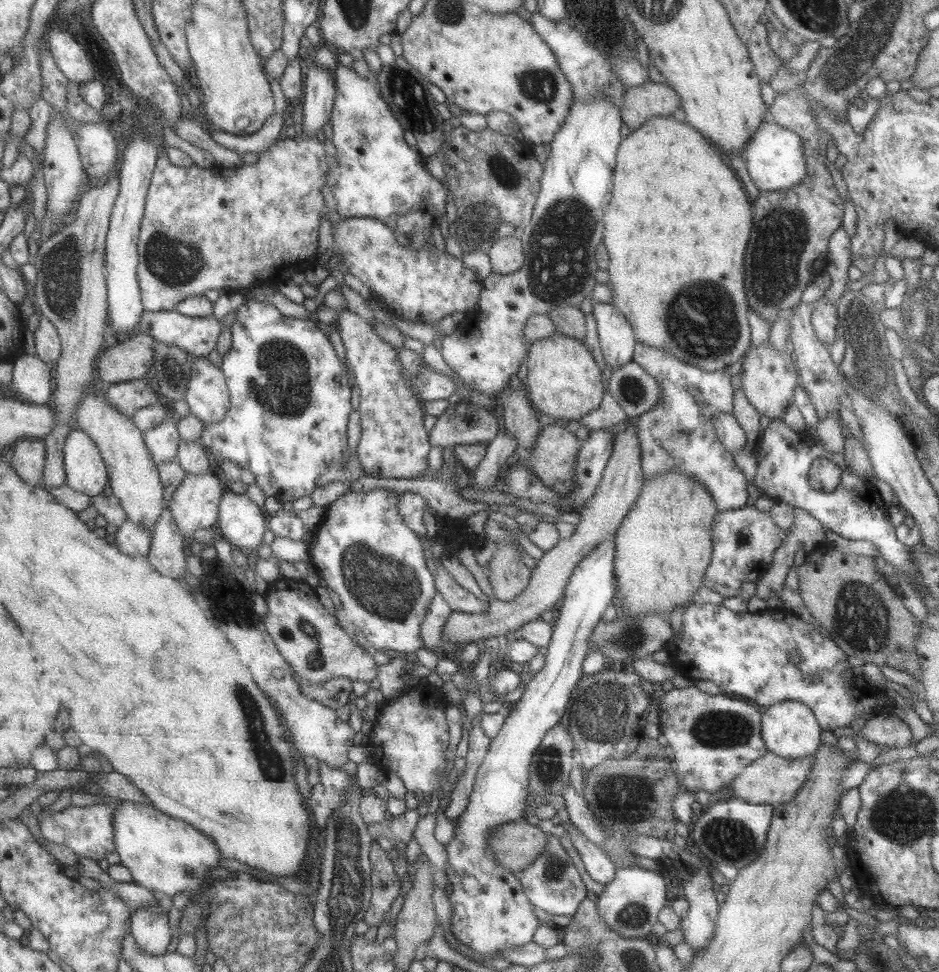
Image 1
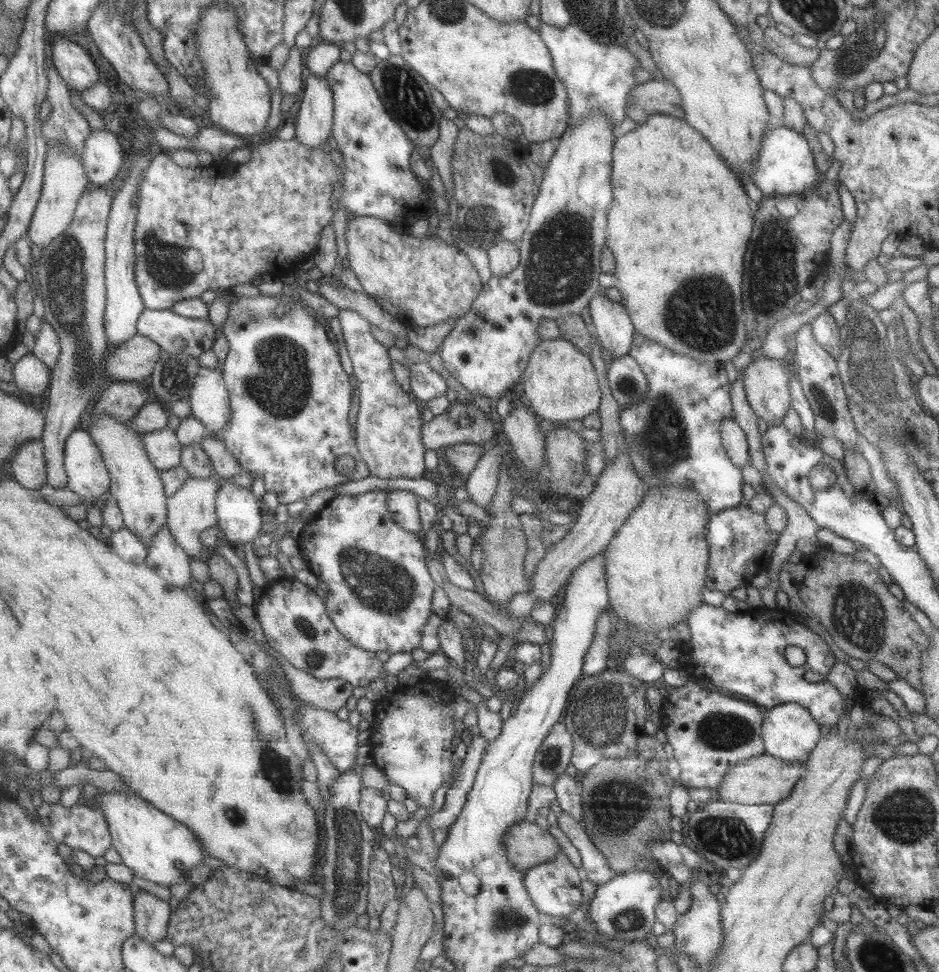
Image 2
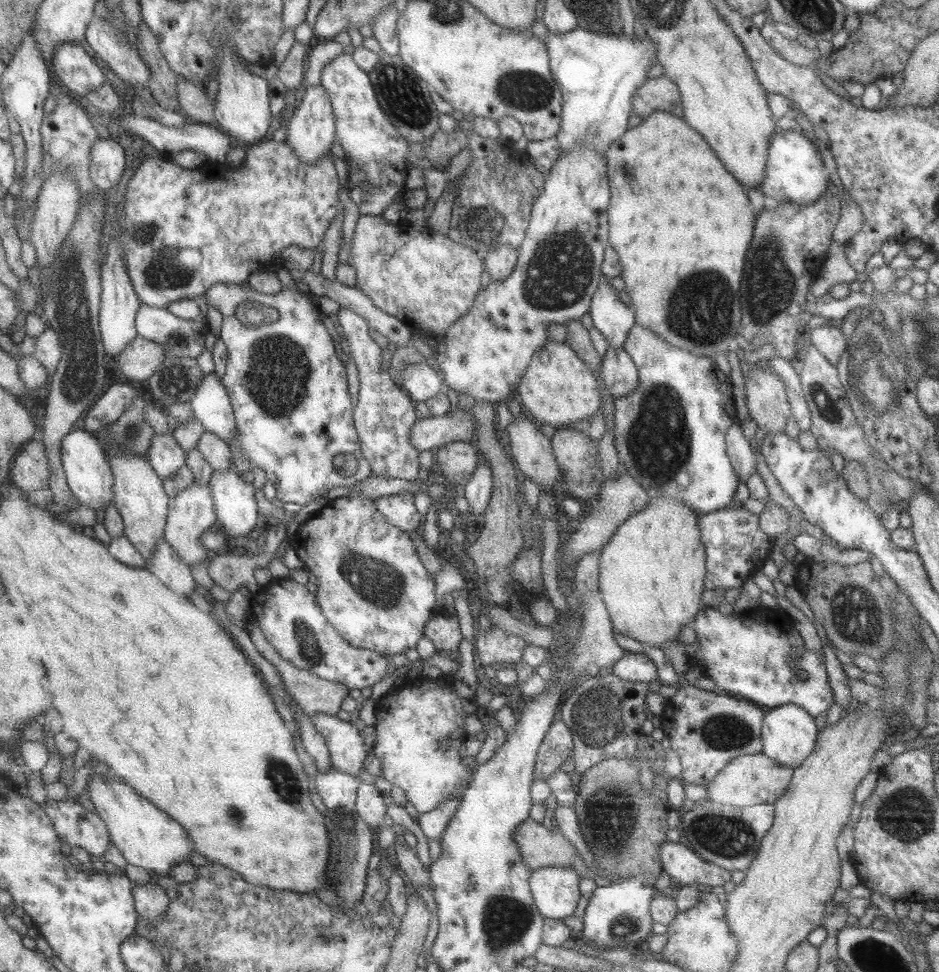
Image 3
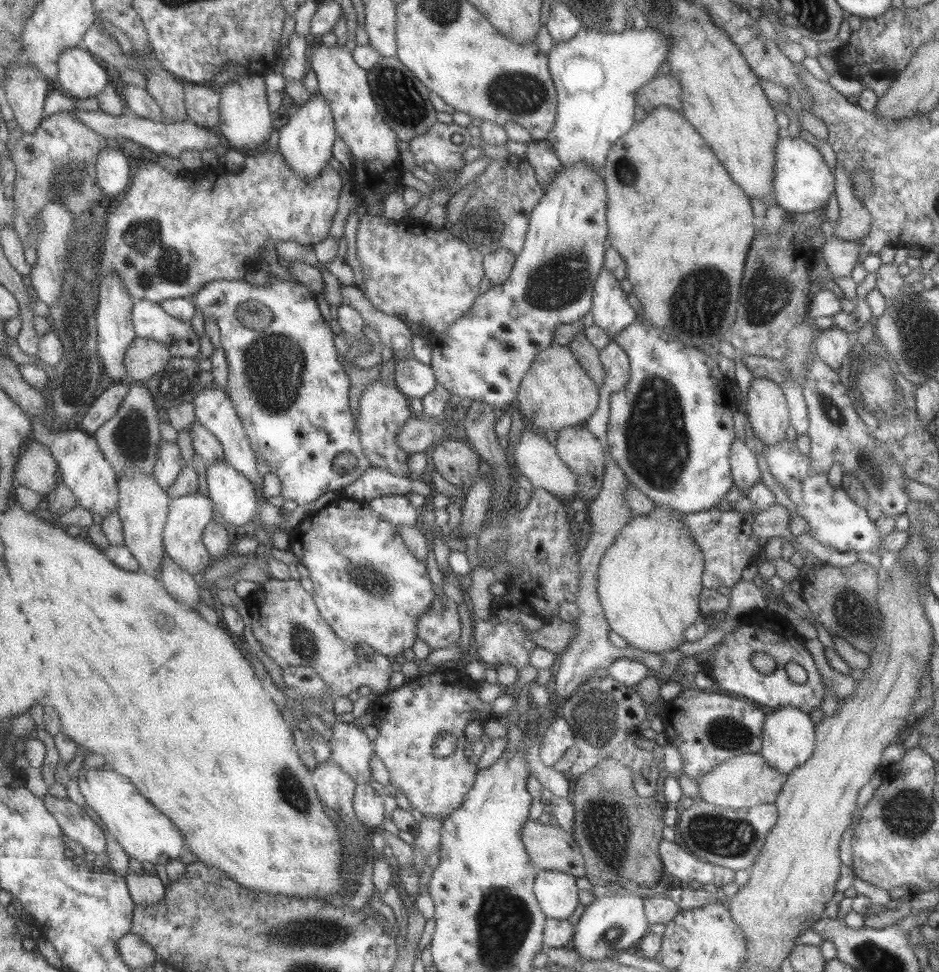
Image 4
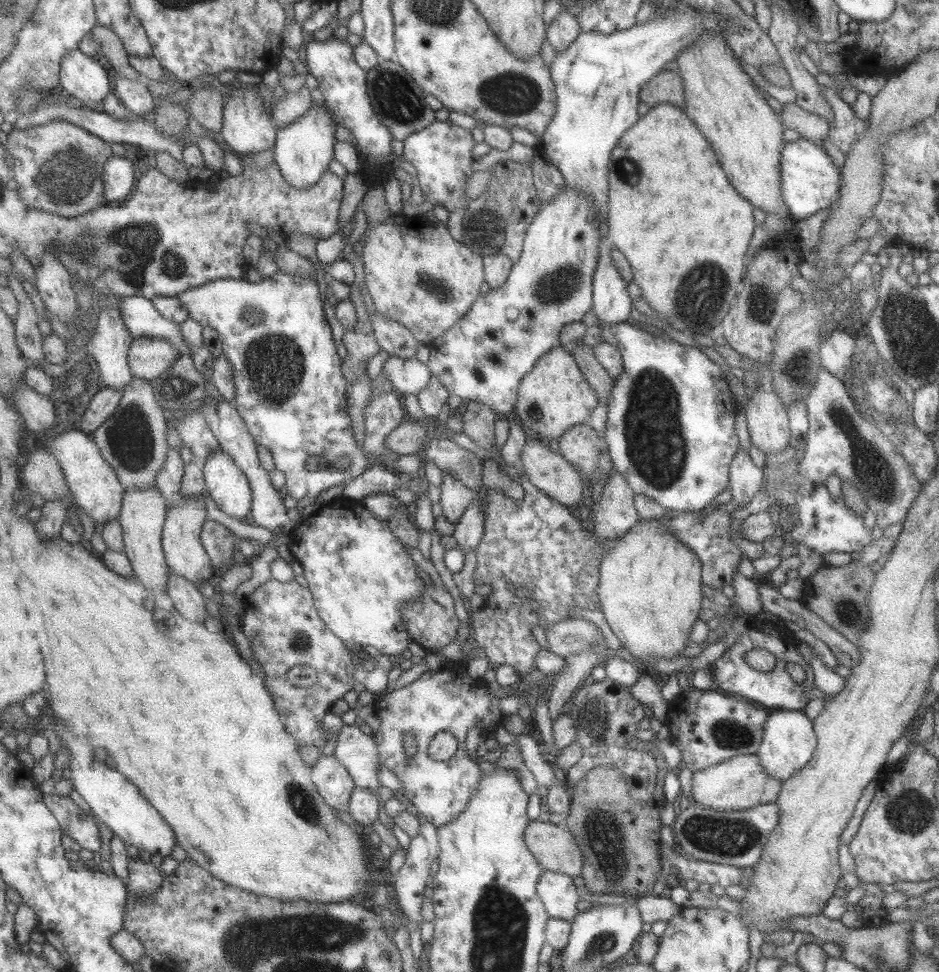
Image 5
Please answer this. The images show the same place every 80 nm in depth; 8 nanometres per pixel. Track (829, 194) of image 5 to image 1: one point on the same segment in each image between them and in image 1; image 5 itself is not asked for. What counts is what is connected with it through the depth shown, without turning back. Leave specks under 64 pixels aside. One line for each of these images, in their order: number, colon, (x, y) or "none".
1: (774, 158)
2: (784, 165)
3: (794, 172)
4: (802, 182)

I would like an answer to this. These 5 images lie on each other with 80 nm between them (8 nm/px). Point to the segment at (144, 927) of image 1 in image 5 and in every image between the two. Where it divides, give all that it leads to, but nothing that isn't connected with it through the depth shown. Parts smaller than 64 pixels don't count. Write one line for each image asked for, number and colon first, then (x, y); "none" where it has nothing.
2: (151, 914)
3: (150, 900)
4: (145, 889)
5: (143, 878)

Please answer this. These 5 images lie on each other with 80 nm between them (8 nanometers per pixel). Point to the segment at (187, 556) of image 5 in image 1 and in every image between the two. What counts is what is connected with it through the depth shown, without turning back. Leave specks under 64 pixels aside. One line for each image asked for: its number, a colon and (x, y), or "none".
1: (193, 505)
2: (190, 510)
3: (191, 512)
4: (182, 536)

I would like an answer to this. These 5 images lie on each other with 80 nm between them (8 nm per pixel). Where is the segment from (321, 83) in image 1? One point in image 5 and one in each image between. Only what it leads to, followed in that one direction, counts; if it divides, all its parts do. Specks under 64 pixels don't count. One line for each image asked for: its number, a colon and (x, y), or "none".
2: (313, 122)
3: (310, 125)
4: (305, 140)
5: (302, 150)

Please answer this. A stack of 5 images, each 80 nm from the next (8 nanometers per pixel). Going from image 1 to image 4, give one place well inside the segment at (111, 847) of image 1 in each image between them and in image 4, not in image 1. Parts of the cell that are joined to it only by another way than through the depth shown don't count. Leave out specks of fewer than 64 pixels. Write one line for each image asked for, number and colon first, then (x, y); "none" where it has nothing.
2: (81, 828)
3: (76, 826)
4: (74, 821)

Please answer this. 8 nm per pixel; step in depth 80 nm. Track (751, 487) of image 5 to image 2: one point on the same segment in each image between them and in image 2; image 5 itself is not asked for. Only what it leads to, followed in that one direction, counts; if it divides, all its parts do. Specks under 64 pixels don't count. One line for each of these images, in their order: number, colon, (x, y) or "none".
2: (733, 439)
3: (738, 450)
4: (743, 466)

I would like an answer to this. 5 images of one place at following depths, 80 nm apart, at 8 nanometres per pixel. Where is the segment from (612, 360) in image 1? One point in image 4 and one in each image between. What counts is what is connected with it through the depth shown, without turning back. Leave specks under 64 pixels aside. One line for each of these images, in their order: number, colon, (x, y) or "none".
2: (611, 325)
3: (611, 317)
4: (611, 312)

